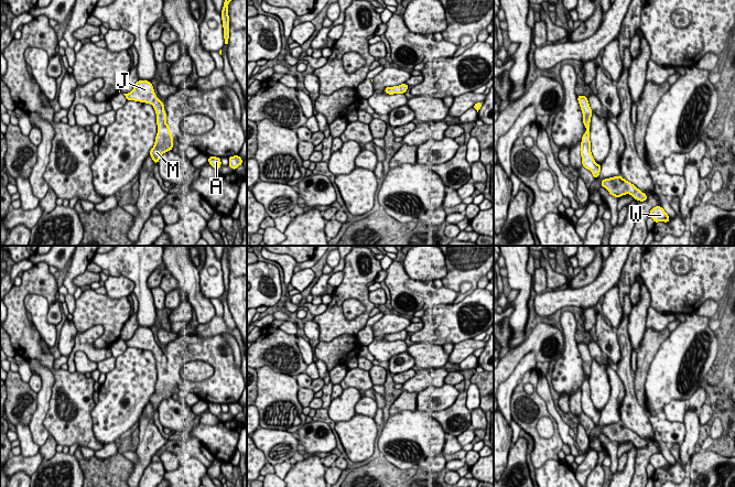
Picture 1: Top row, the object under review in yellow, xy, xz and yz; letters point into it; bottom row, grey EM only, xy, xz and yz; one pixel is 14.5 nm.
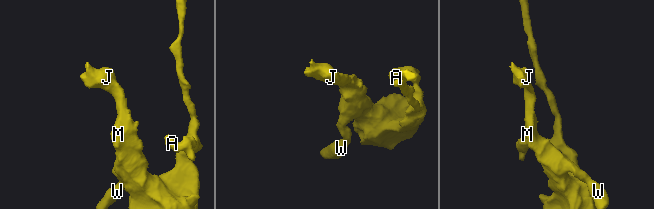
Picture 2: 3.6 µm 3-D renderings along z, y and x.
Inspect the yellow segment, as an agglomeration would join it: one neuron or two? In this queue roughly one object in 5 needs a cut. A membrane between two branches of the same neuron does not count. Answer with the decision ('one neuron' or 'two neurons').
one neuron

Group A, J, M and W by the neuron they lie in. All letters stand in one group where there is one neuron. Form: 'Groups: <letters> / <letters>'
Groups: A J M W

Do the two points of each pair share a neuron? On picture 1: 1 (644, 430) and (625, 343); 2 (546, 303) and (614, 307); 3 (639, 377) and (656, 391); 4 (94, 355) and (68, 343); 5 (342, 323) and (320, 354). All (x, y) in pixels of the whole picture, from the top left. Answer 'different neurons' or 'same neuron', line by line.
1: same neuron
2: different neurons
3: different neurons
4: different neurons
5: different neurons

